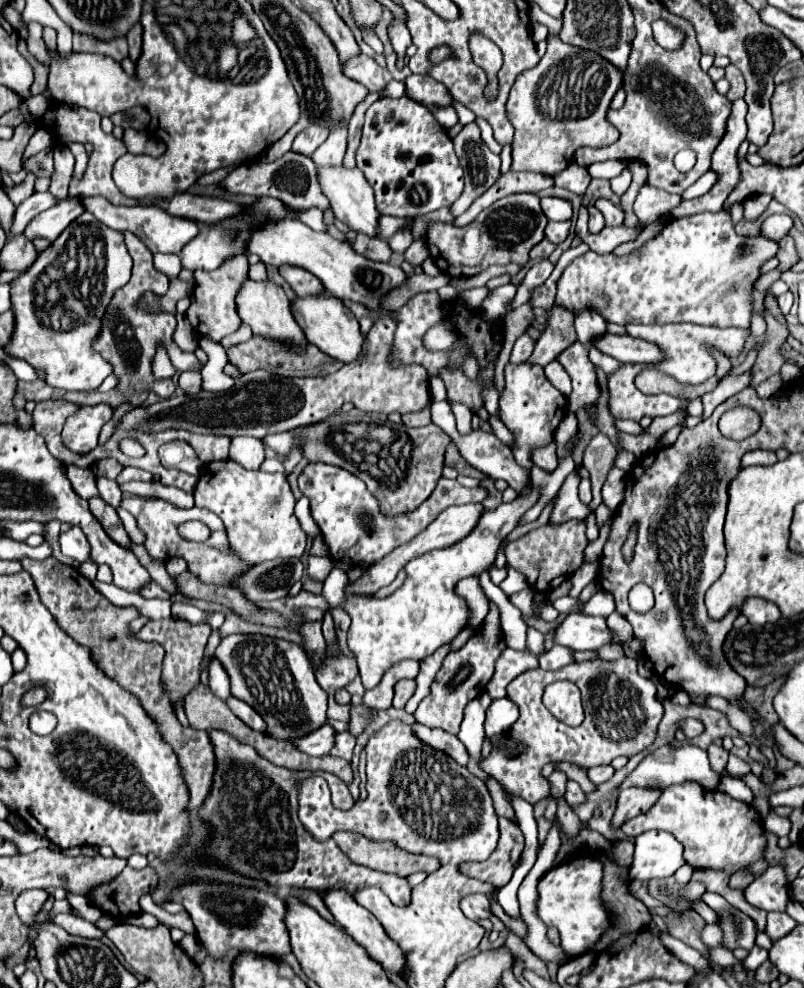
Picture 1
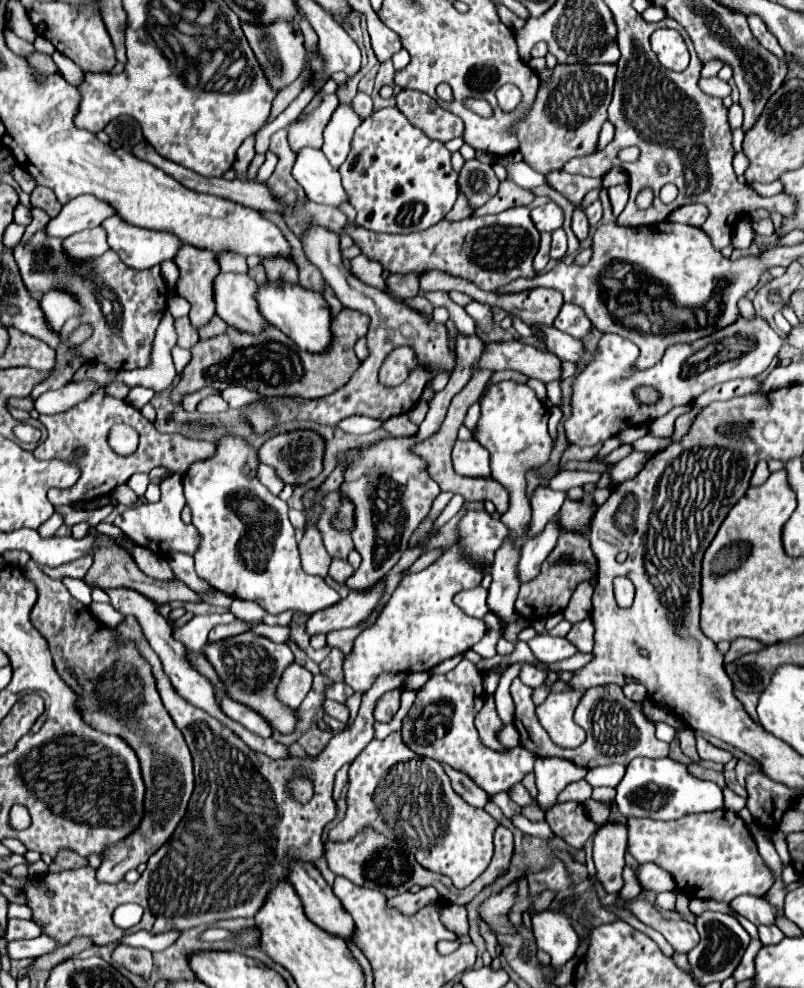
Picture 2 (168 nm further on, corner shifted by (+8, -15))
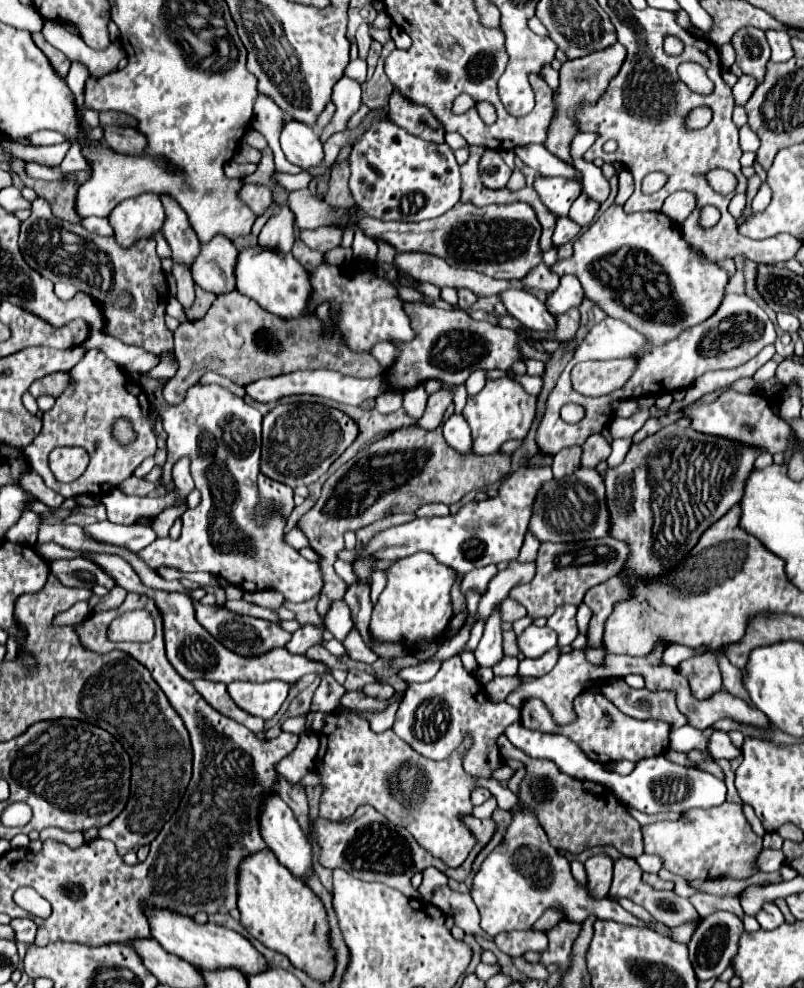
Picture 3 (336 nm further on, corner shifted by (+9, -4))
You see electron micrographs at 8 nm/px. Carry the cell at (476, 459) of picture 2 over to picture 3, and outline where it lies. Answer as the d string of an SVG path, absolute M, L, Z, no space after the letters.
M453 414L445 426L443 426L443 436L451 448L461 452L463 456L473 452L473 438L471 438L471 428L465 422L461 414Z

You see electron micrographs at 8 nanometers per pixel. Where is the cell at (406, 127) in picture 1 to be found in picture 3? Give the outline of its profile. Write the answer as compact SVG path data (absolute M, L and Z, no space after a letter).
M375 118L369 128L357 138L349 156L349 190L355 198L355 206L379 220L401 220L401 222L421 222L445 214L451 206L459 202L461 196L461 174L453 150L443 142L427 142L423 138L403 132L397 124L387 118Z

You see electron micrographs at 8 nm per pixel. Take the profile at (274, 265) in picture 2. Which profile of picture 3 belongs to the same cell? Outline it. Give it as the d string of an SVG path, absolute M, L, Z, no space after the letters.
M281 206L263 226L259 234L261 248L275 248L277 252L291 252L293 248L293 212Z

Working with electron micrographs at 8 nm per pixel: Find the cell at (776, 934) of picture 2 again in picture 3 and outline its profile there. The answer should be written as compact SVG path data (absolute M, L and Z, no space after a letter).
M765 904L755 918L757 918L757 922L761 924L763 930L775 930L785 922L781 910L775 904Z

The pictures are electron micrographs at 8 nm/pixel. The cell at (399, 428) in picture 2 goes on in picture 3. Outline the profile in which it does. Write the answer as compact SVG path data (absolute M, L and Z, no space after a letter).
M423 384L403 392L403 410L407 412L407 416L419 420L425 410L425 404L427 404L427 394L423 390Z

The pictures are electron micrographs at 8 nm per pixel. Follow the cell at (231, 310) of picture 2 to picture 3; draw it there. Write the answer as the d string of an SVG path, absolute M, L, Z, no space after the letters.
M215 236L211 242L201 244L201 254L191 266L197 286L215 296L235 290L235 260L239 250L225 236Z

